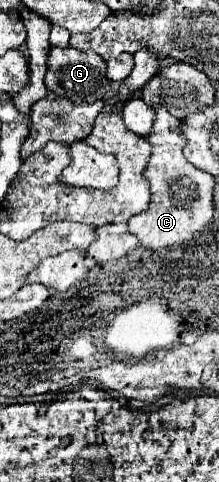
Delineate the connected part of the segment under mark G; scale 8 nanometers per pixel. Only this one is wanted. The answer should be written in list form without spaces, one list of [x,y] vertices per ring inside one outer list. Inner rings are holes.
[[[52,47],[48,57],[48,73],[46,73],[46,87],[60,97],[70,99],[74,105],[94,103],[102,99],[102,95],[110,87],[110,79],[102,79],[102,59],[94,51],[76,51],[76,49],[62,49]]]

